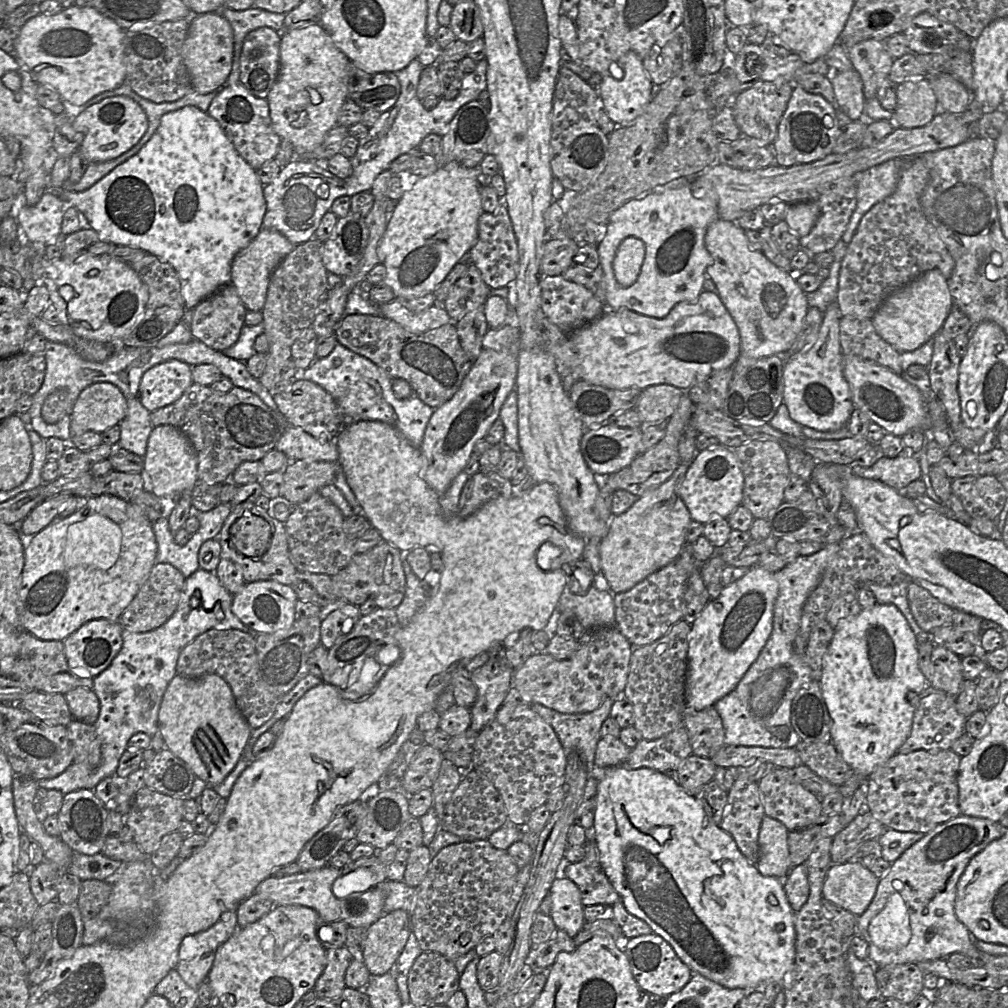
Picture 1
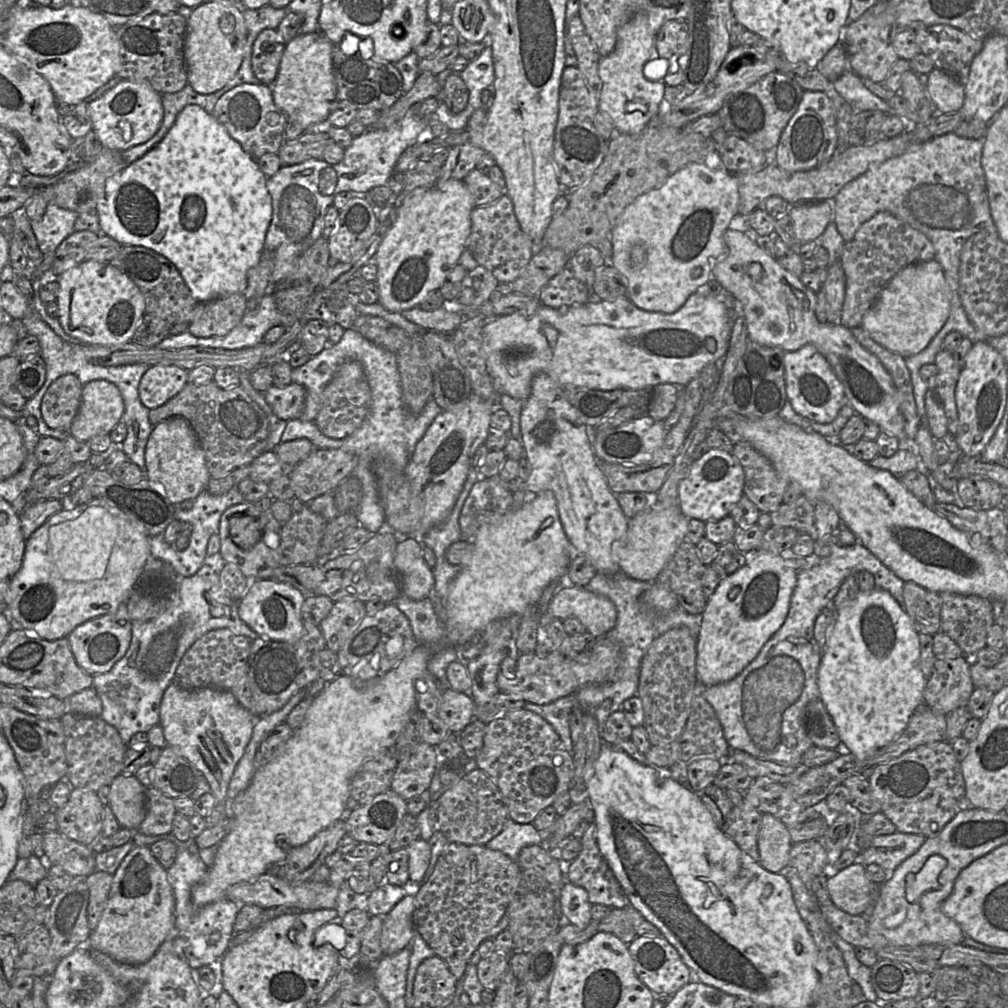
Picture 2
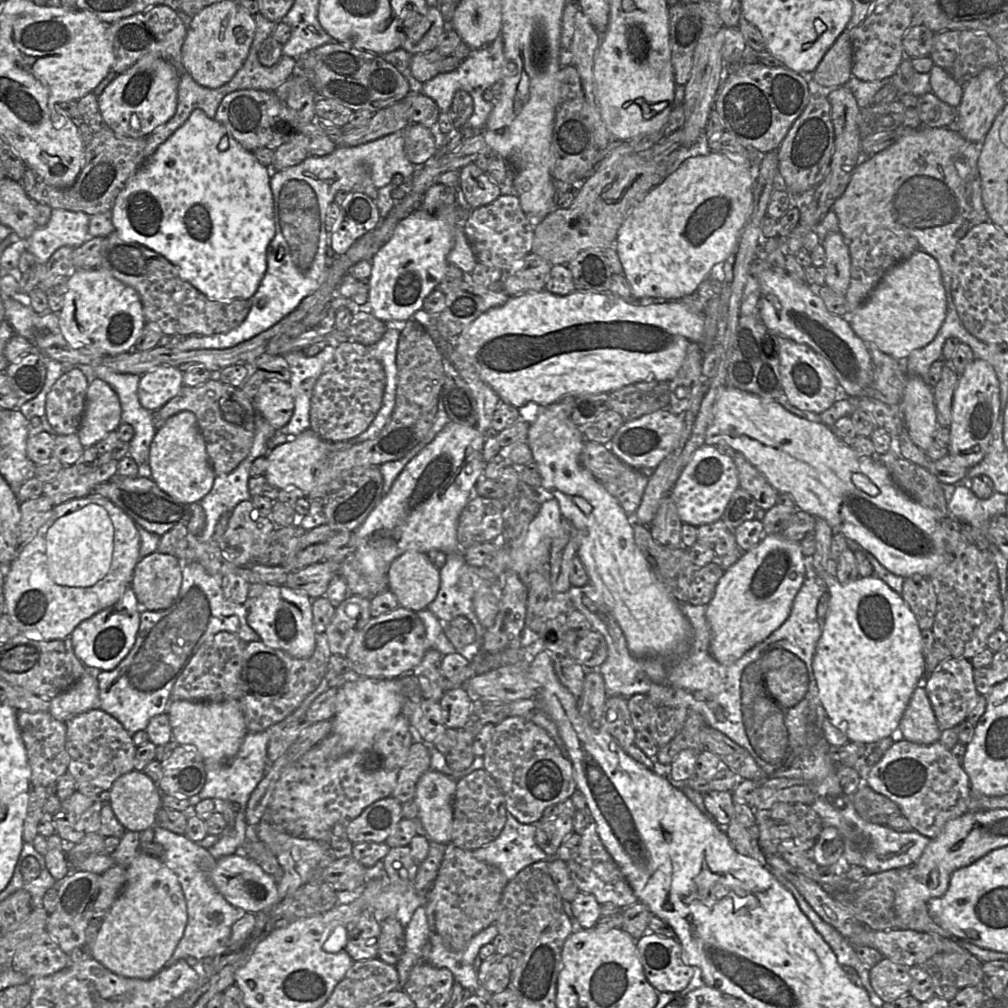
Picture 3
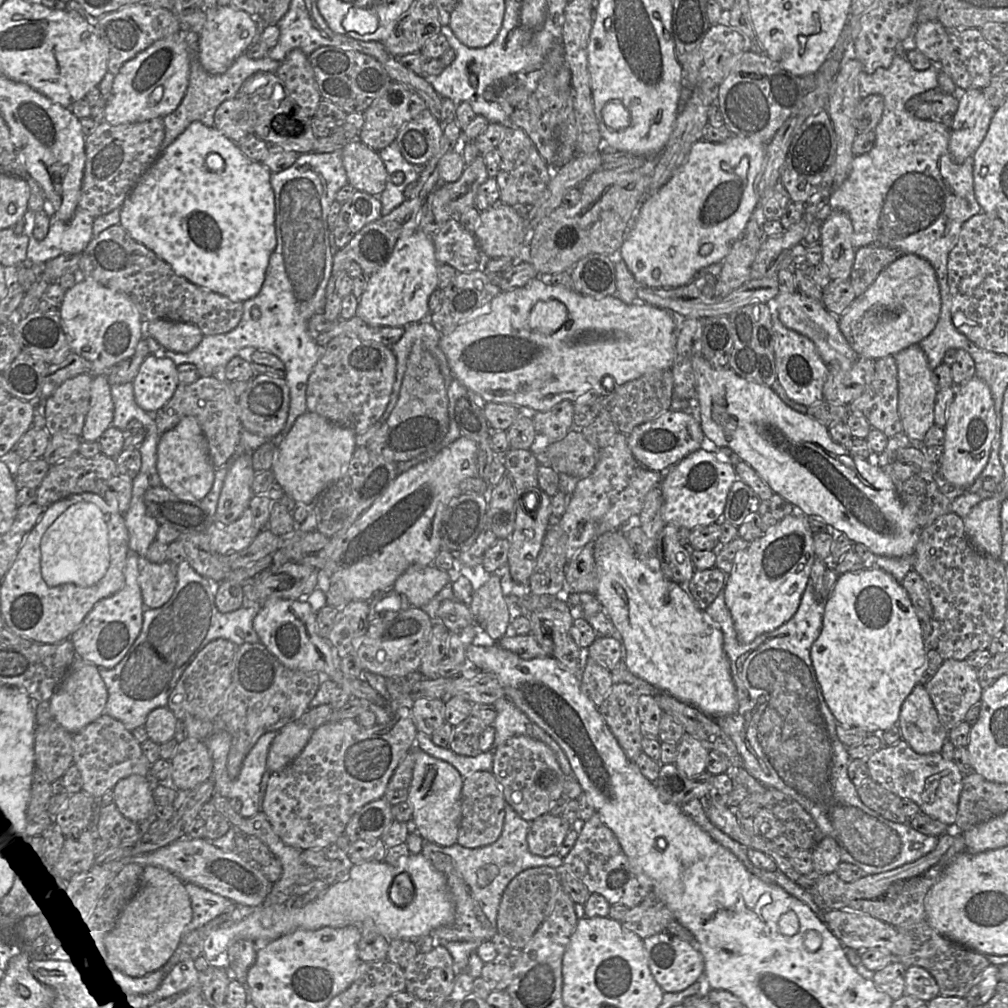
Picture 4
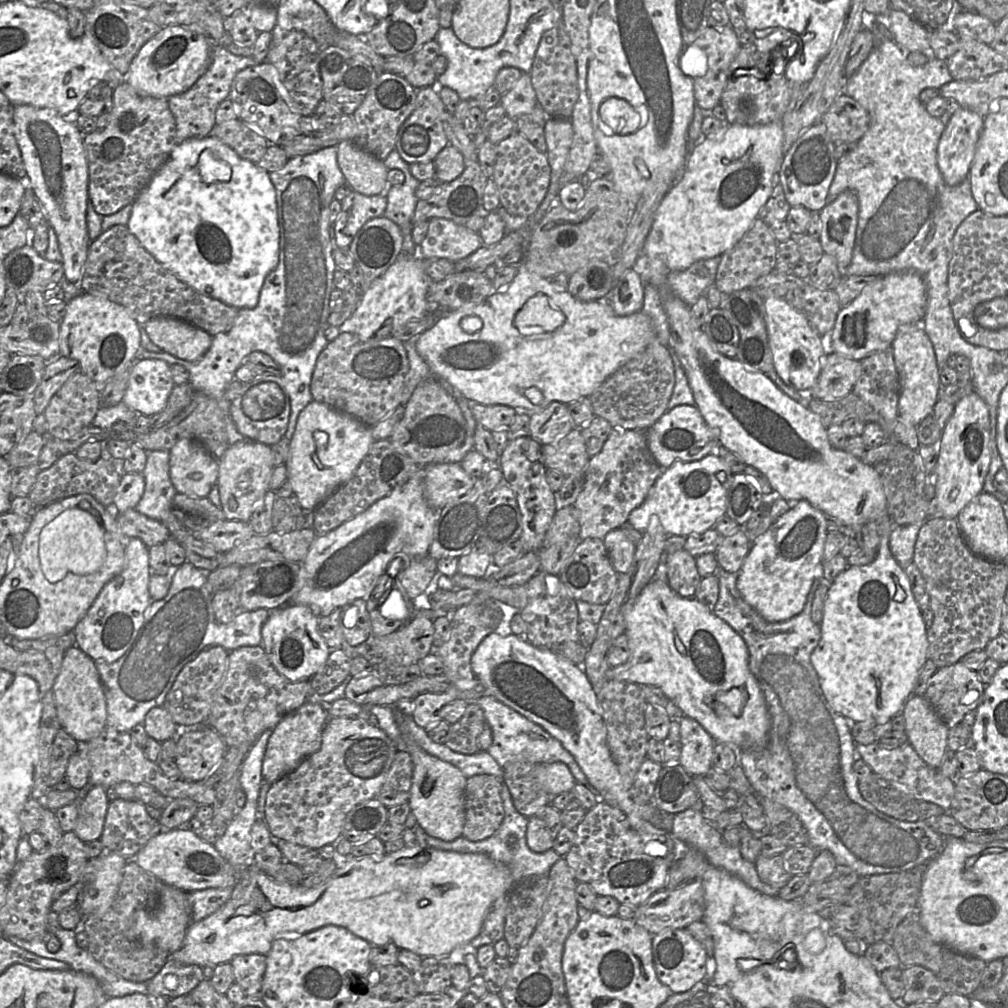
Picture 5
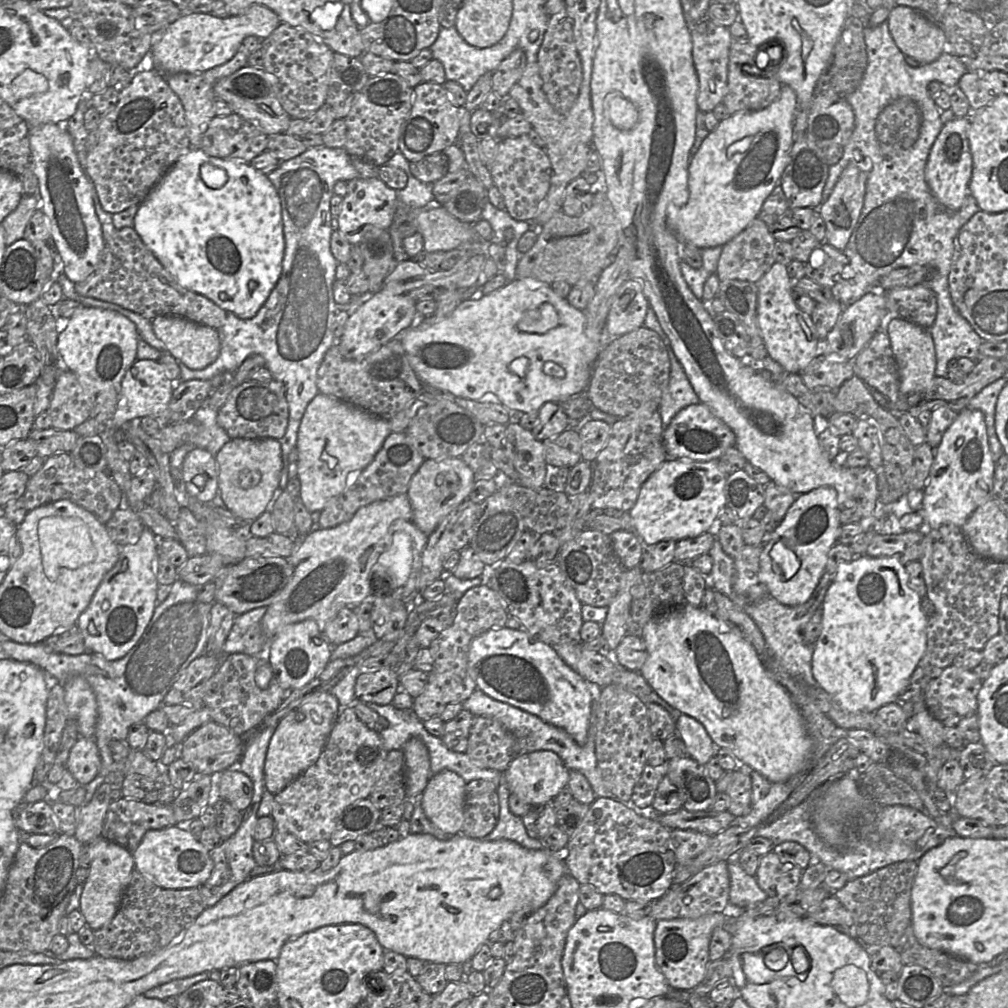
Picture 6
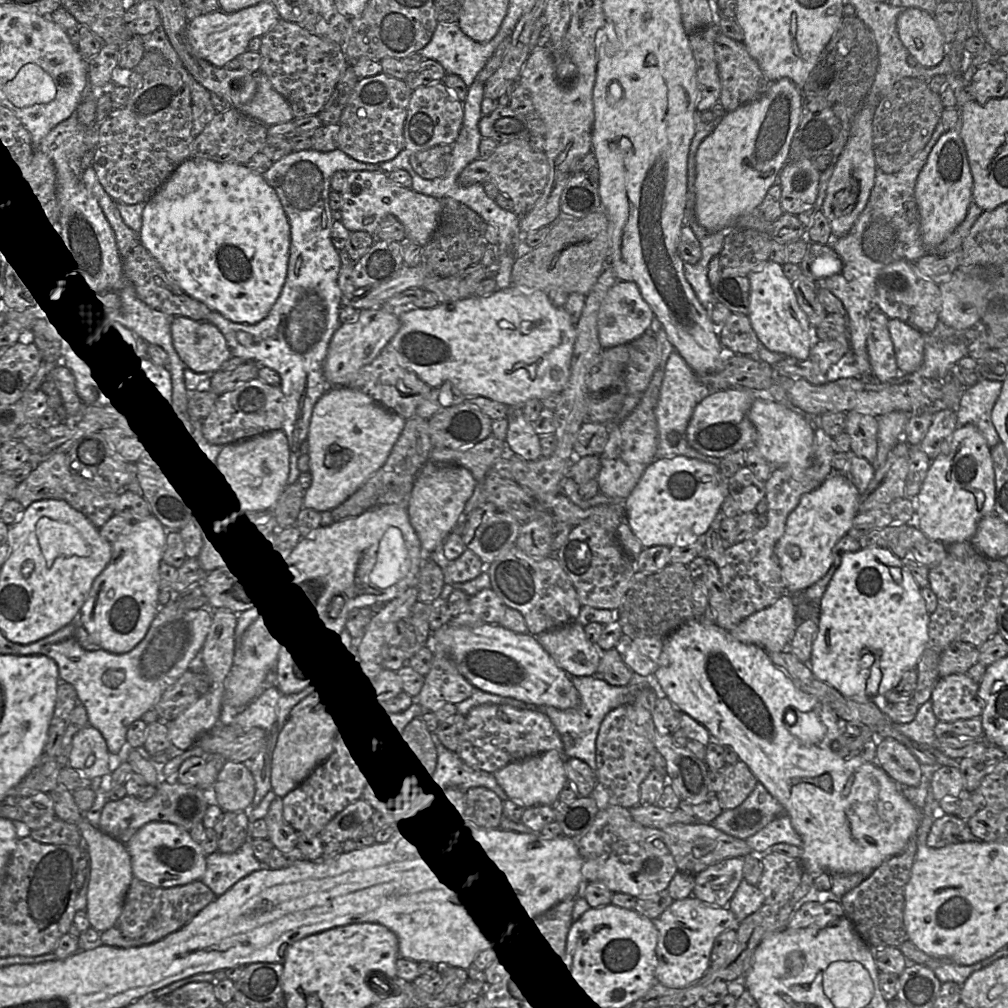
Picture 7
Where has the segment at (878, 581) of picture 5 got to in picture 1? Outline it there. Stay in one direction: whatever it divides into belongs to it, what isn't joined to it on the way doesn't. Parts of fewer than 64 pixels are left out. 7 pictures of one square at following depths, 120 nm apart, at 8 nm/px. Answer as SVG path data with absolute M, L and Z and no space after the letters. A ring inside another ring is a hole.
M878 604L866 609L853 617L841 620L834 628L834 636L827 648L823 658L822 669L815 678L819 679L822 696L825 701L828 713L831 717L831 742L834 744L843 760L852 768L854 773L869 777L879 766L894 756L900 746L905 742L911 731L915 706L908 700L908 693L914 692L919 696L927 686L927 680L920 671L918 664L918 643L913 630L901 611L893 604Z

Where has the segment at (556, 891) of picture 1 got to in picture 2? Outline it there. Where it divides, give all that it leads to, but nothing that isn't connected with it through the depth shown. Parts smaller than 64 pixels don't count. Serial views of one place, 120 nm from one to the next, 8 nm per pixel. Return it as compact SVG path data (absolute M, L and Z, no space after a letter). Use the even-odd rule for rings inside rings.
M569 881L560 890L560 904L566 921L580 930L588 927L591 918L591 906L587 891Z

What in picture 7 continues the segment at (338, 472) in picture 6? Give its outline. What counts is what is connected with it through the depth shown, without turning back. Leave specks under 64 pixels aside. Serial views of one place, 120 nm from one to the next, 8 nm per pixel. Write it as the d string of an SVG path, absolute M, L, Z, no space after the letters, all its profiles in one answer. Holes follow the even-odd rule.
M342 386L327 390L313 408L306 439L312 483L305 492L303 507L318 512L332 511L354 494L385 464L405 421L354 388Z

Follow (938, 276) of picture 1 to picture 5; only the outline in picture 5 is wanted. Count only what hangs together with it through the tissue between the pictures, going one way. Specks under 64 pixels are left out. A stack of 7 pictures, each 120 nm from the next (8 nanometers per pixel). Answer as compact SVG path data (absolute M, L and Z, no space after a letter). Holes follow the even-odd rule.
M904 271L882 275L840 309L826 346L832 352L861 361L891 347L901 325L922 324L926 305L926 287L918 273Z

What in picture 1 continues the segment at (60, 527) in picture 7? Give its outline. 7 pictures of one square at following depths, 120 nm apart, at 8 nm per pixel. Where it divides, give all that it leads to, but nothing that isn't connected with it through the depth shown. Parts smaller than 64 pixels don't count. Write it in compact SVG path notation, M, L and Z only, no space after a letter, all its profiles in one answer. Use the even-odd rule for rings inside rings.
M100 514L88 516L68 528L64 562L108 569L118 559L121 541L119 525Z

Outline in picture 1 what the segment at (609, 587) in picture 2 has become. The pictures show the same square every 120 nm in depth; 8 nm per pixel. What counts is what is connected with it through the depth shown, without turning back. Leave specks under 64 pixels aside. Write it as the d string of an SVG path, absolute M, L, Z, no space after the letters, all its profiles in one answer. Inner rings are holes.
M614 700L604 701L591 712L577 714L560 713L537 703L532 703L530 708L553 728L566 757L574 750L584 755L588 773L592 775L600 772L594 762L595 752L601 738L601 726L610 717Z

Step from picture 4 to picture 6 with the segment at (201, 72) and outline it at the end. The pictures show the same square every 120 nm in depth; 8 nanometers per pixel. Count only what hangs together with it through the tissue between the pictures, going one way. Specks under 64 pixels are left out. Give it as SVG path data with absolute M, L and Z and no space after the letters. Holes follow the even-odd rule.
M241 47L241 49L235 54L235 56L228 62L202 73L181 72L166 76L166 81L169 87L178 96L184 109L185 119L188 128L190 149L196 149L200 147L201 140L205 131L208 128L210 121L214 118L214 116L216 116L216 96L214 93L215 83L221 78L227 77L237 70L248 66L248 56L250 53L251 52L248 52Z

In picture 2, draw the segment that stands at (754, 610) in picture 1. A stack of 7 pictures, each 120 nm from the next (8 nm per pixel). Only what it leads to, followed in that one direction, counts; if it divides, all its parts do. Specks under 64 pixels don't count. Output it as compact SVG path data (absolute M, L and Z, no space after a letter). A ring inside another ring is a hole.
M760 550L745 554L748 554L747 563L719 583L701 613L695 661L699 690L740 674L787 617L798 571L781 555Z

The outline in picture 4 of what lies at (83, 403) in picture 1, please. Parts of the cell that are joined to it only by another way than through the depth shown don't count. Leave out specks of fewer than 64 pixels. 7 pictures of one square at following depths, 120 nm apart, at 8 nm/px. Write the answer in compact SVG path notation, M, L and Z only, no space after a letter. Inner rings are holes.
M106 375L92 378L89 409L80 435L81 440L98 441L112 425L114 404L110 386Z

